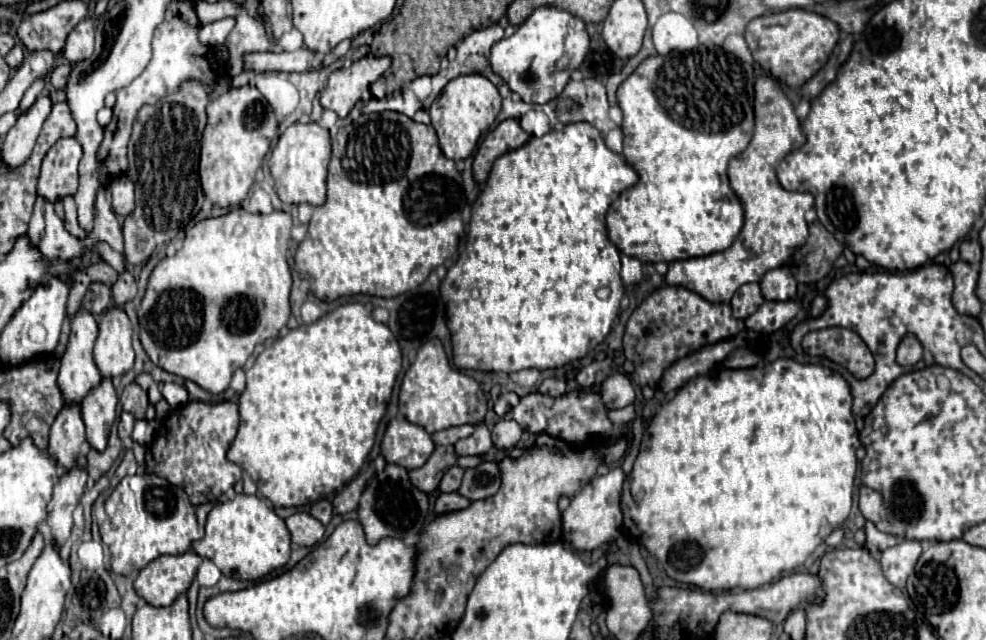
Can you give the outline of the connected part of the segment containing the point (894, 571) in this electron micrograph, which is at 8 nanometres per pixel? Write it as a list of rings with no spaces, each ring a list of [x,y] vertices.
[[[901,540],[893,548],[887,548],[881,556],[881,566],[891,584],[905,588],[907,576],[913,572],[923,548],[917,540]]]

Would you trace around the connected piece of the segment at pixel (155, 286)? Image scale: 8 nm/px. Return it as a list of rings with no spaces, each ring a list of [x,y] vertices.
[[[233,208],[221,218],[209,218],[189,228],[183,248],[173,258],[163,258],[155,266],[145,298],[139,306],[141,344],[153,364],[165,372],[195,382],[211,394],[227,390],[233,372],[245,366],[255,346],[269,338],[277,338],[279,330],[291,316],[291,270],[285,256],[289,236],[291,214],[251,214],[243,208]]]

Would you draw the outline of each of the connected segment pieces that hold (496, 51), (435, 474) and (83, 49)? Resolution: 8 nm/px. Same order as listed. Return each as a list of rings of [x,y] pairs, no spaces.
[[[537,8],[525,24],[521,24],[511,38],[499,40],[491,48],[491,66],[527,104],[547,104],[561,96],[571,72],[581,66],[589,52],[589,34],[575,28],[575,16],[553,8]]]
[[[437,446],[433,456],[425,462],[425,466],[411,470],[409,478],[411,482],[421,488],[423,492],[433,492],[439,488],[439,482],[443,478],[443,474],[457,462],[457,454],[453,450],[453,446]]]
[[[85,18],[83,22],[79,22],[71,34],[67,36],[67,44],[63,48],[63,56],[75,64],[81,62],[85,58],[89,58],[93,54],[93,36],[95,36],[95,28],[93,22],[89,18]]]

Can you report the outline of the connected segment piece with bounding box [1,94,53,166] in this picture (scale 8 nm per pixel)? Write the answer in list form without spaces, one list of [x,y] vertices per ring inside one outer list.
[[[43,94],[19,116],[17,124],[7,132],[7,136],[3,140],[1,156],[3,156],[5,164],[21,166],[29,158],[29,154],[35,146],[35,140],[41,132],[41,126],[45,124],[45,120],[51,114],[51,108],[53,108],[51,98],[47,94]]]

